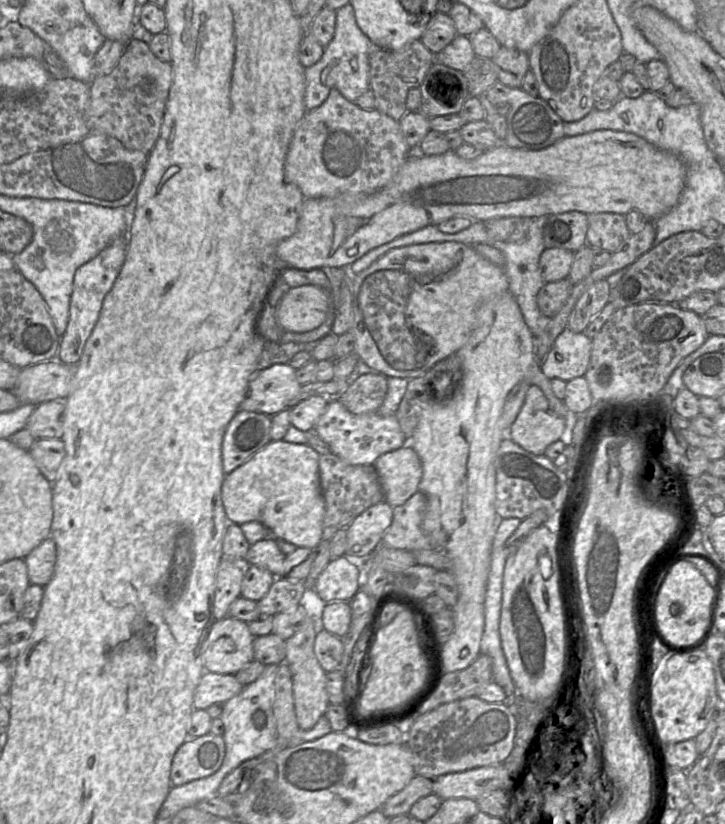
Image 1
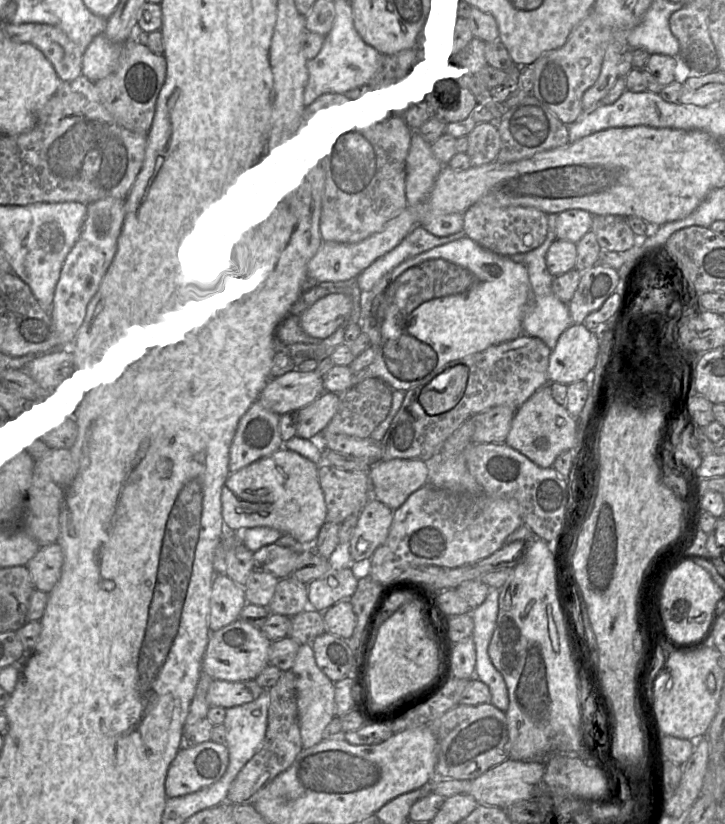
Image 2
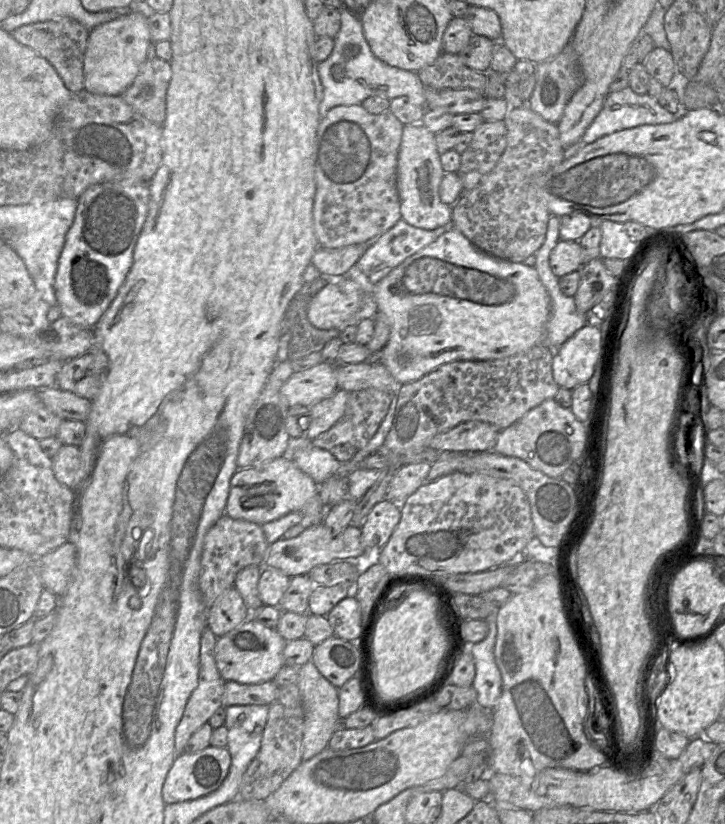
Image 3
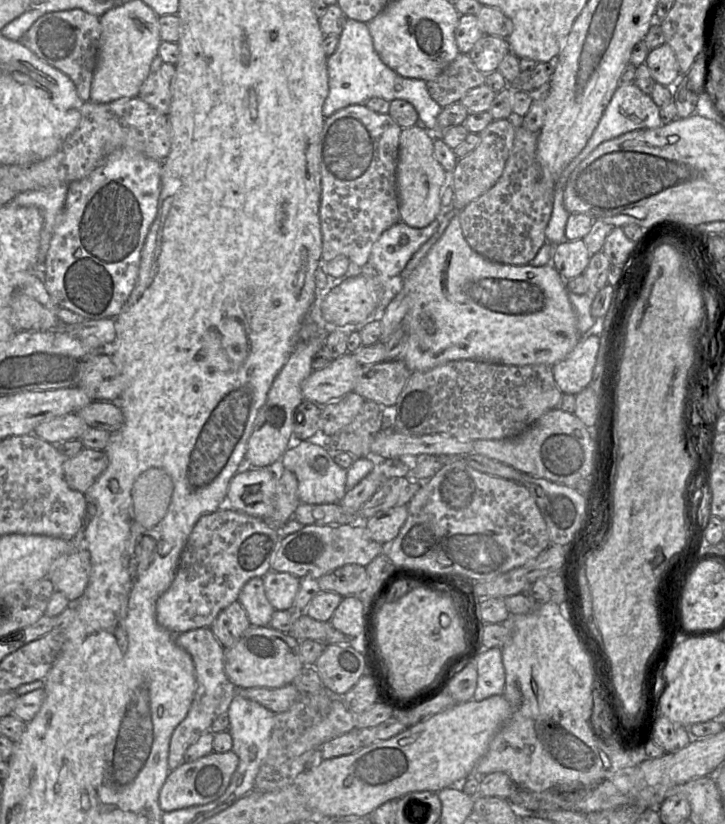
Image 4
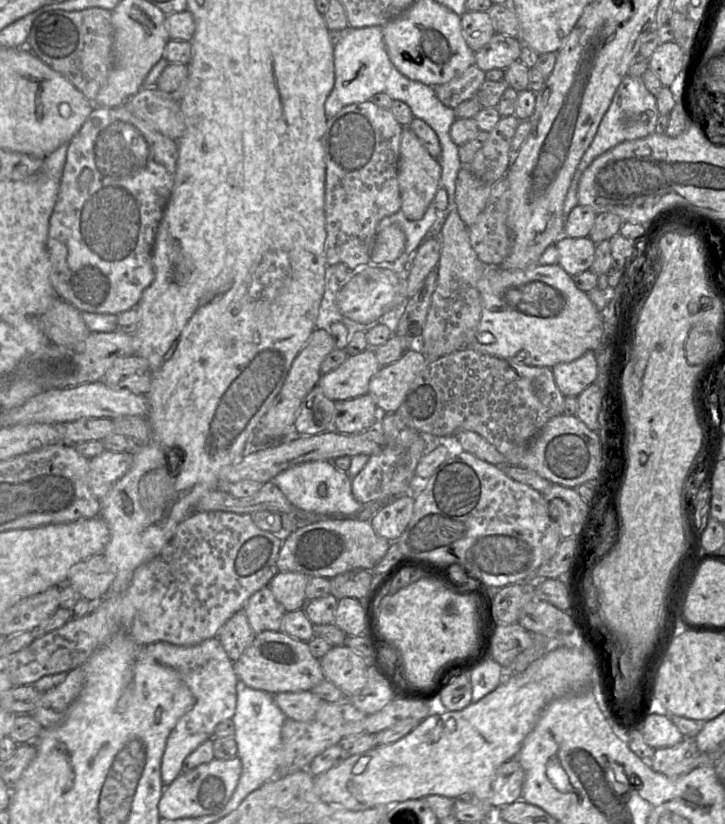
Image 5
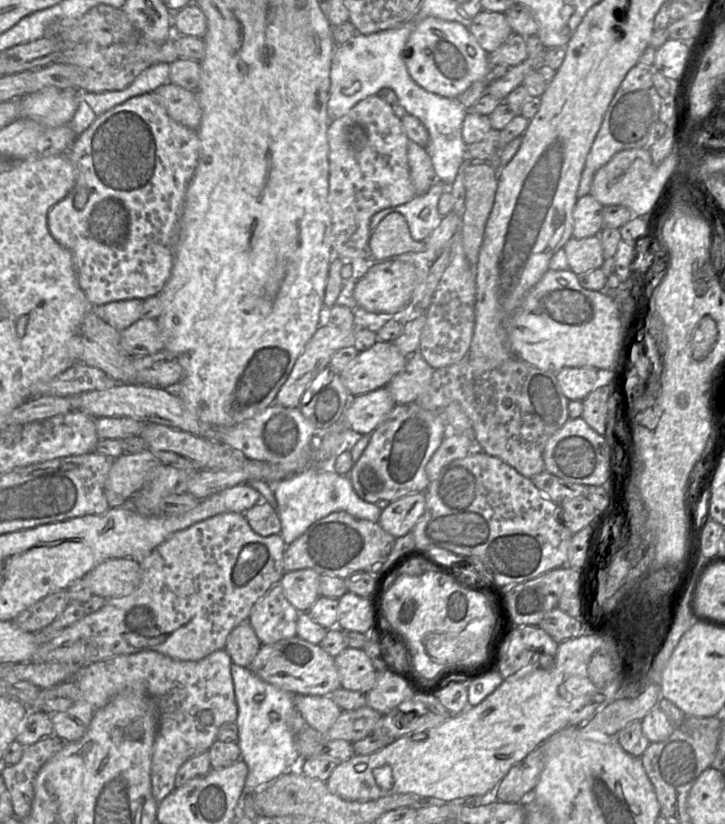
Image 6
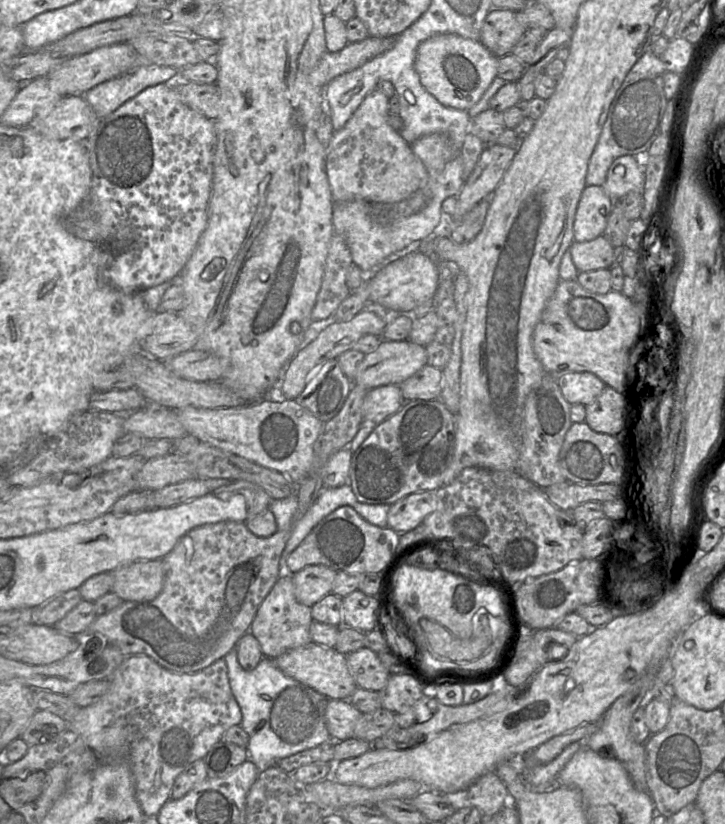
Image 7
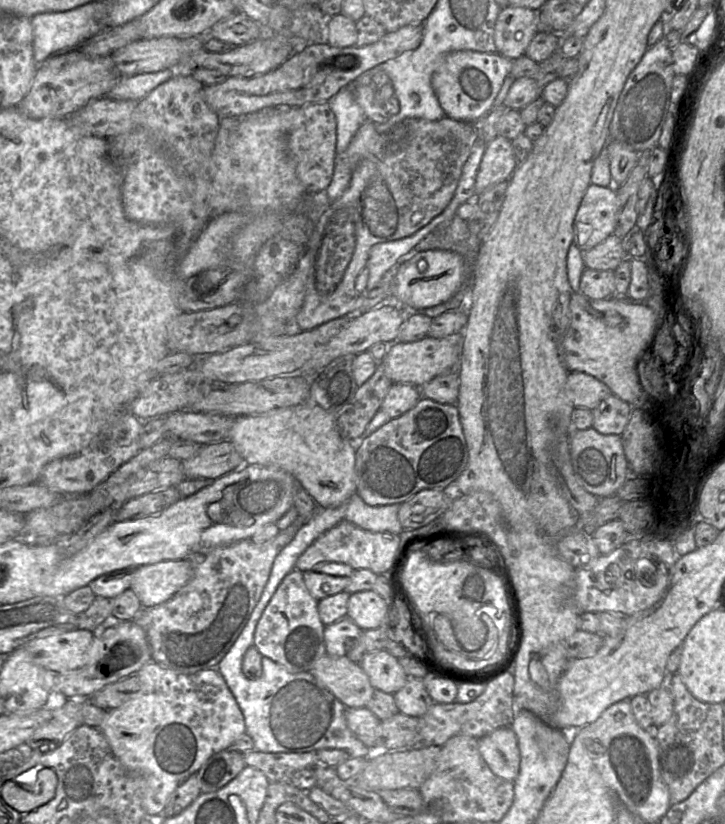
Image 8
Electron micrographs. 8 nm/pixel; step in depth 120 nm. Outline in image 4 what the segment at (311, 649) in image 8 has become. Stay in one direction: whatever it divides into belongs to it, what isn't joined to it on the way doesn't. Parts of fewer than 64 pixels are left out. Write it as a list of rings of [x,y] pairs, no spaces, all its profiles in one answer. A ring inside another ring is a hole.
[[[261,577],[248,580],[242,587],[238,599],[245,610],[250,625],[269,626],[275,609],[269,603]]]

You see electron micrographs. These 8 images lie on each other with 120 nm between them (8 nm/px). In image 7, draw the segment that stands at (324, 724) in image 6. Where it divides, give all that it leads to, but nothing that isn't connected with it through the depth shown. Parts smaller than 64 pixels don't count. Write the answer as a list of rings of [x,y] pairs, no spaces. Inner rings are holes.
[[[329,699],[325,721],[333,741],[343,741],[354,736],[354,729],[362,713],[349,700]]]

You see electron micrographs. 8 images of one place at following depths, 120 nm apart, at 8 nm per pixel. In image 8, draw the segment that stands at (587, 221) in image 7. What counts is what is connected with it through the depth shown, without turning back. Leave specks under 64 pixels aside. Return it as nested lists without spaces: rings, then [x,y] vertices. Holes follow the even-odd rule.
[[[590,184],[573,221],[573,241],[586,251],[613,235],[617,224],[616,188]]]

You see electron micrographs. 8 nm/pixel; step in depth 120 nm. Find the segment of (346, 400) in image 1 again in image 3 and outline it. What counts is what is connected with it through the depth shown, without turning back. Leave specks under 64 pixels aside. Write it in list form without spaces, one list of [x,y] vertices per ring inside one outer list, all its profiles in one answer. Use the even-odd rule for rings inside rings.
[[[374,388],[349,392],[343,416],[326,432],[312,441],[312,446],[330,451],[338,445],[351,445],[357,451],[362,450],[377,432],[388,412],[392,395]]]

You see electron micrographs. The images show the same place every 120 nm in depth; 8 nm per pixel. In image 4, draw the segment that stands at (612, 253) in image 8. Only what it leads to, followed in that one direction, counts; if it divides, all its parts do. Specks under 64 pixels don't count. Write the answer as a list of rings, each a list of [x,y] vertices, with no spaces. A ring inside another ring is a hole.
[[[565,239],[555,246],[551,265],[565,281],[569,281],[584,273],[590,258],[583,239],[575,241]]]

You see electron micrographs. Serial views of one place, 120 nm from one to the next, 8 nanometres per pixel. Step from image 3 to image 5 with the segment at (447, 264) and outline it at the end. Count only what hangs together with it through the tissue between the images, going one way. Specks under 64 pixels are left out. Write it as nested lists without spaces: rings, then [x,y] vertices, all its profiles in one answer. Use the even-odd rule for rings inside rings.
[[[486,265],[477,283],[482,301],[482,313],[468,349],[488,354],[508,362],[530,367],[548,367],[577,360],[587,351],[602,346],[603,321],[601,313],[585,292],[580,291],[561,266],[540,265],[523,270],[503,270],[499,265]]]

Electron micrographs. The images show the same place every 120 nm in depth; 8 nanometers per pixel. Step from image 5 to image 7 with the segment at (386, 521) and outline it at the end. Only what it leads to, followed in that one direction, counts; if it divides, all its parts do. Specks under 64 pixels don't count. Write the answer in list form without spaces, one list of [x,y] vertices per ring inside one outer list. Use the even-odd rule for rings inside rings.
[[[435,491],[415,492],[390,505],[388,527],[397,533],[413,530],[436,508]]]

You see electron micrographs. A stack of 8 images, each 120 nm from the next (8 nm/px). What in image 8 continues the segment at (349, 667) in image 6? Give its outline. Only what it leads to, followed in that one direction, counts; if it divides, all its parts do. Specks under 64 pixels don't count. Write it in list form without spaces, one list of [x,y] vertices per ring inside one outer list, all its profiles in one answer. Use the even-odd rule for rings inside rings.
[[[386,650],[366,652],[359,664],[374,689],[392,695],[399,691],[409,678],[398,659]]]

